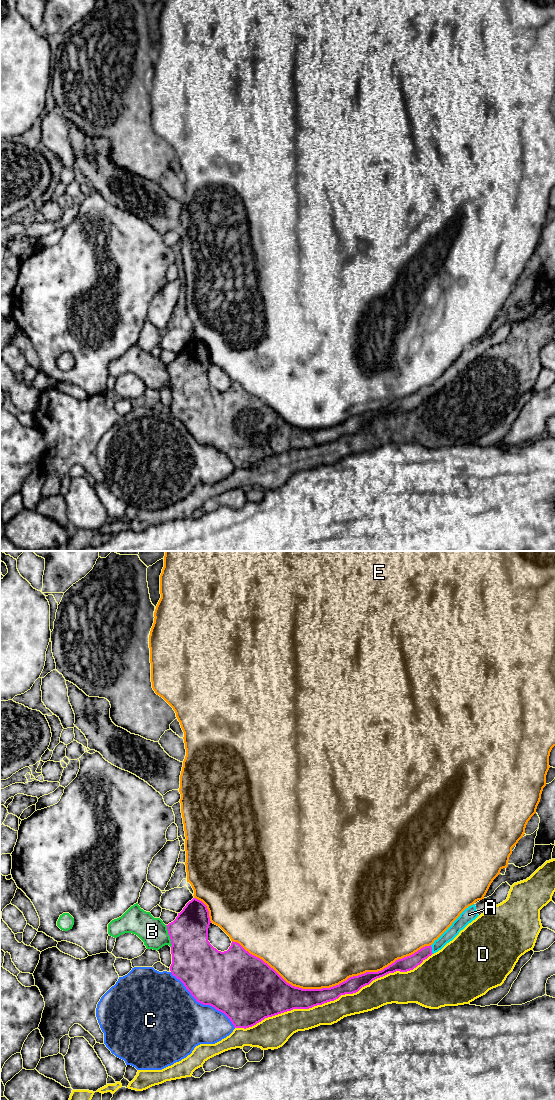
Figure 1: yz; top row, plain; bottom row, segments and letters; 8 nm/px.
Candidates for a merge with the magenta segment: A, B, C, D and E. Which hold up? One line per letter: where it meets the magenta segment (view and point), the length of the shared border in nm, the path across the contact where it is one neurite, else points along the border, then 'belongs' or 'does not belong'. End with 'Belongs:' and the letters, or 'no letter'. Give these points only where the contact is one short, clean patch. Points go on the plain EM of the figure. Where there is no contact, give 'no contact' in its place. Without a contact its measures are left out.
A: meets magenta in yz at (431, 389); contact 80 nm long; runs through yz (408, 403), (431, 389), (454, 369); belongs
B: meets magenta in yz at (169, 375); contact 180 nm long; does not belong
C: meets magenta in yz at (202, 443); contact 700 nm long; does not belong
D: meets magenta in yz at (333, 440); contact 1700 nm long; does not belong
E: meets magenta in yz at (331, 427); contact 1600 nm long; does not belong
Belongs: A

